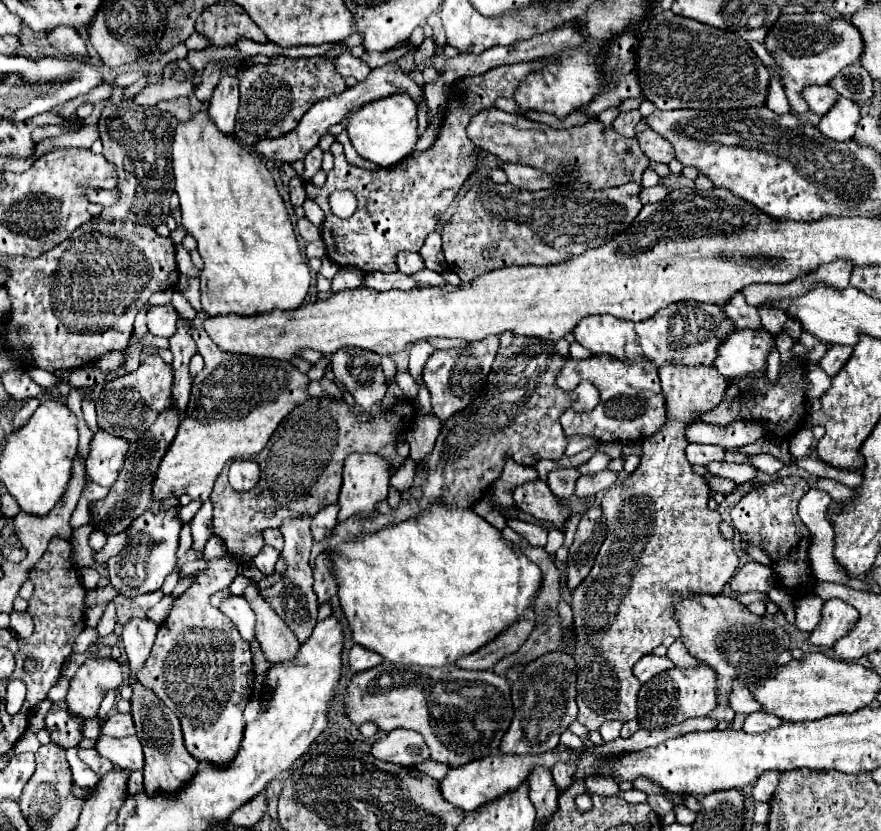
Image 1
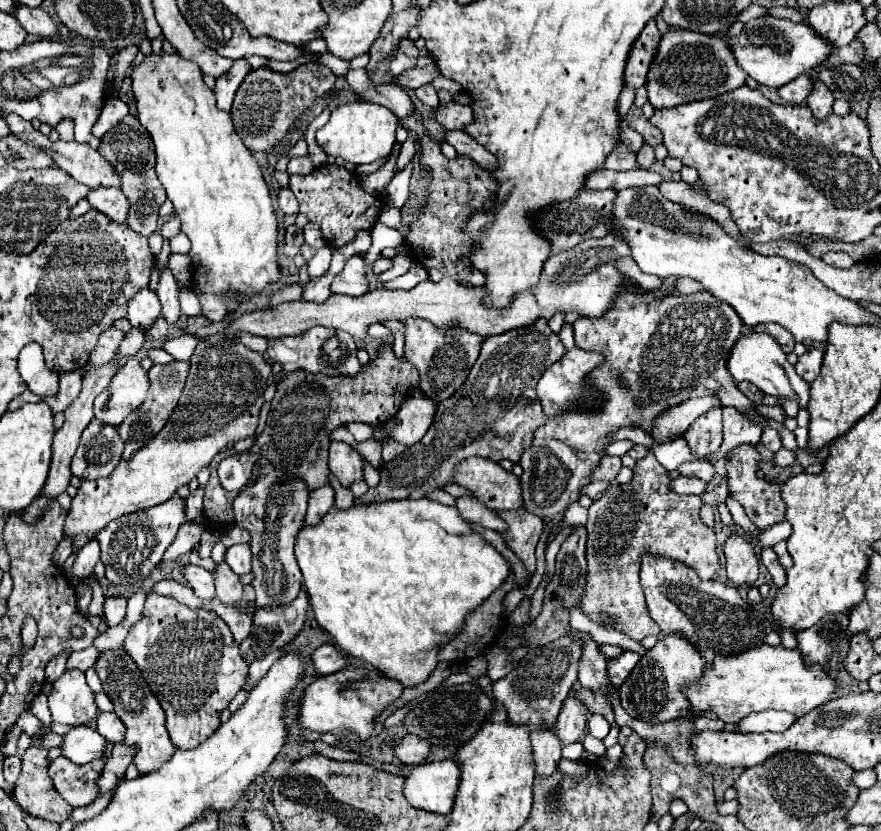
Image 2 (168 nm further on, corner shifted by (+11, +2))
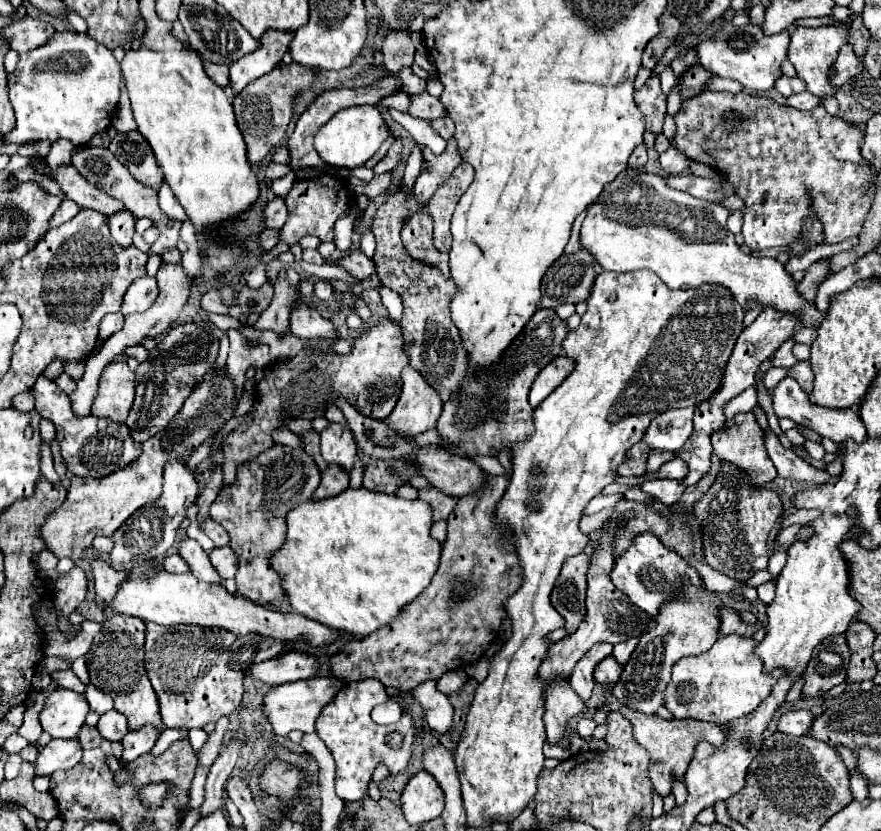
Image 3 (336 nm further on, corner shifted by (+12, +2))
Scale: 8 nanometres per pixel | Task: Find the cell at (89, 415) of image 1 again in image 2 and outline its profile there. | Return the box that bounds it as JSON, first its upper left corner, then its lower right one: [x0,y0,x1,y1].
[49,370,81,412]

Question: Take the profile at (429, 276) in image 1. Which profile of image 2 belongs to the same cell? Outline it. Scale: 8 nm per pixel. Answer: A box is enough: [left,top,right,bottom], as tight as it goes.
[364,222,404,269]

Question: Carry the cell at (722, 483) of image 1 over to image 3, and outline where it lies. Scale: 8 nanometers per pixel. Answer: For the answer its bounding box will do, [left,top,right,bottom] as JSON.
[640,478,686,504]

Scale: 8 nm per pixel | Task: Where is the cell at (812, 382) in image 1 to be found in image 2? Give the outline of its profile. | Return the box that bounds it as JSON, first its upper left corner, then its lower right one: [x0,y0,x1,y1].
[729,332,809,408]

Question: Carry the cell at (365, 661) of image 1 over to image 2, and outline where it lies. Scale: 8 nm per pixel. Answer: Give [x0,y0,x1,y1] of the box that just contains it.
[311,644,347,676]

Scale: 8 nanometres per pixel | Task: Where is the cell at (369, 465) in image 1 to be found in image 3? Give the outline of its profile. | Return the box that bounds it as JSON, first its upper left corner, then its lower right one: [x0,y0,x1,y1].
[320,424,356,472]

